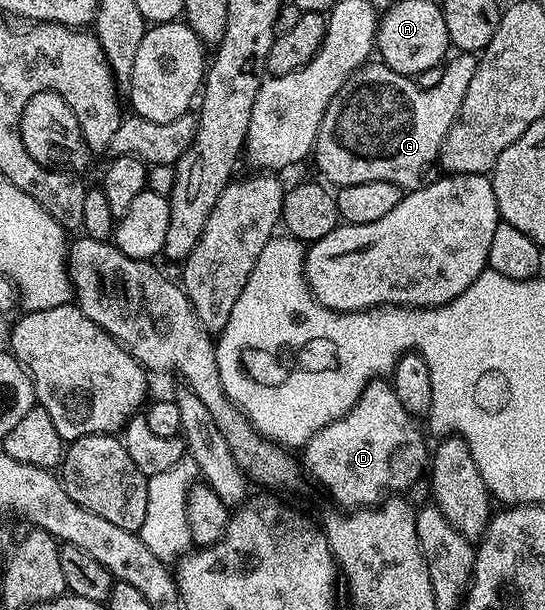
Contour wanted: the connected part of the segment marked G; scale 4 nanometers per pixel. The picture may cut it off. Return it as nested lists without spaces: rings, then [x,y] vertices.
[[[458,52],[453,56],[448,58],[443,68],[443,79],[439,79],[435,87],[426,89],[420,89],[412,76],[397,73],[384,63],[366,63],[349,76],[345,86],[331,99],[323,115],[315,146],[317,169],[326,177],[324,180],[330,186],[382,181],[395,183],[402,191],[421,188],[421,176],[440,158],[447,135],[463,107],[463,95],[467,95],[467,87],[471,87],[471,78],[475,76],[478,58],[474,54]]]

